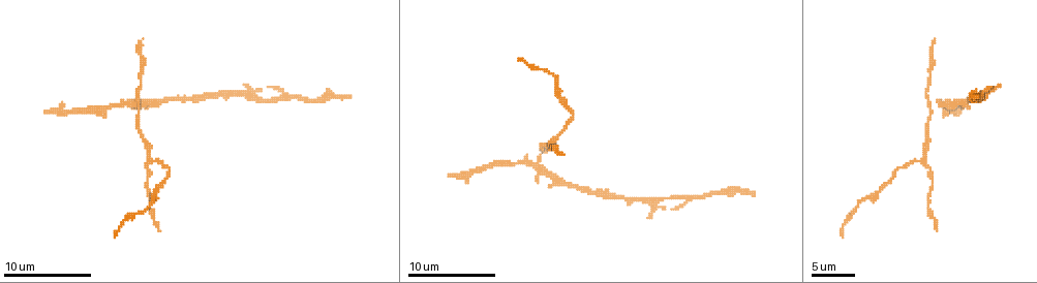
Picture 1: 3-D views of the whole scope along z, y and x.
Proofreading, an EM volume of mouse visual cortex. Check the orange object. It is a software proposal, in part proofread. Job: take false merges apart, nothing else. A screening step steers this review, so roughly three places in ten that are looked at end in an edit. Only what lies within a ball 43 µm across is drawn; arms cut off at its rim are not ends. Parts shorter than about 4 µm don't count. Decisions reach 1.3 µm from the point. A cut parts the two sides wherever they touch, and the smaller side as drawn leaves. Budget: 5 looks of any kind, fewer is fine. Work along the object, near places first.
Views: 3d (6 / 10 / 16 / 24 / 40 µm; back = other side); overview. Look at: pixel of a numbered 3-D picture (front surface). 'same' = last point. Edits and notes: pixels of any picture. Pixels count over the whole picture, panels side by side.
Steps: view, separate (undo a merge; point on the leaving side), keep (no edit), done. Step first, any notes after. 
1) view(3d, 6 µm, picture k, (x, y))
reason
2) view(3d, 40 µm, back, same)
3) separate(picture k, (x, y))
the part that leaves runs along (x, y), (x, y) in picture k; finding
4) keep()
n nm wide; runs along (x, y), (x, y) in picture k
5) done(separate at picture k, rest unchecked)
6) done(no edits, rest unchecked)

view(3d, 6 µm, picture 1, (151, 160))
branch point

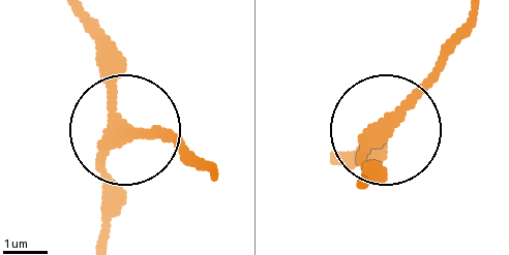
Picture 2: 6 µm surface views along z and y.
view(3d, 6 µm, back, picture 2, (116, 138))
from behind

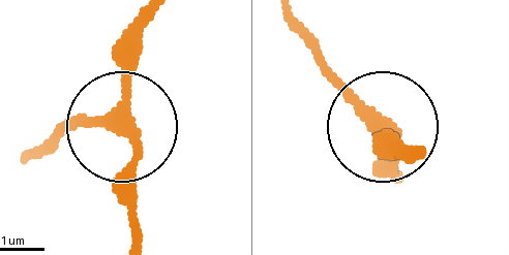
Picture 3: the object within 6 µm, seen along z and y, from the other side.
keep()
runs along (150, 22), (124, 122), (132, 232) in picture 3; continuous, no second cell

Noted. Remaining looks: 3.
view(3d, 6 µm, picture 1, (930, 103))
two arms in line, one across

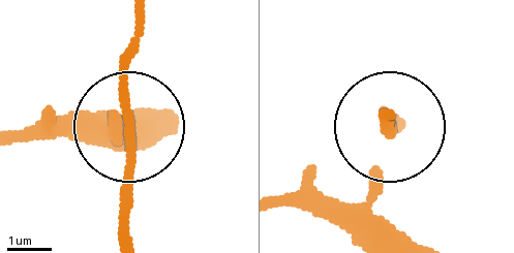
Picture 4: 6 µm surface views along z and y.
keep()
side arm 8 µm; all the same cell

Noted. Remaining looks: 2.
view(3d, 10 µm, picture 1, (640, 201))

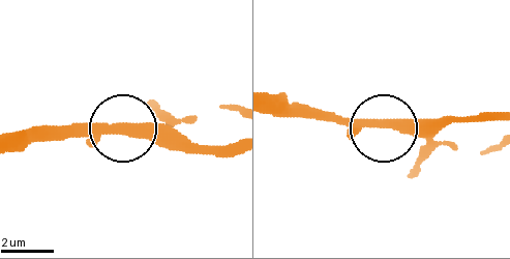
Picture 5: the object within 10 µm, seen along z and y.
keep()
runs along (272, 97), (346, 117), (450, 124) in picture 5; all the same cell

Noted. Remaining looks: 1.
done(no edits, rest unchecked)

